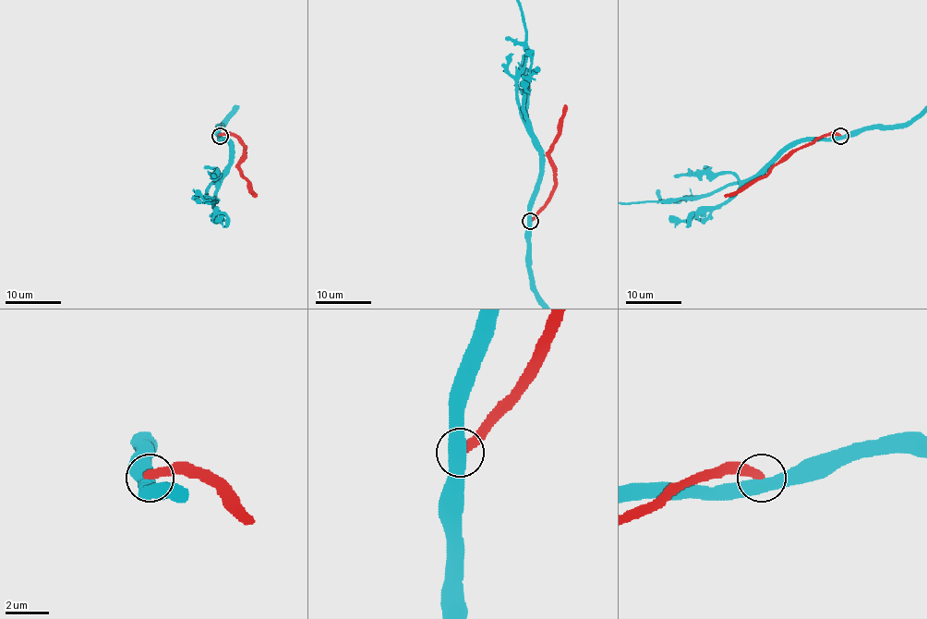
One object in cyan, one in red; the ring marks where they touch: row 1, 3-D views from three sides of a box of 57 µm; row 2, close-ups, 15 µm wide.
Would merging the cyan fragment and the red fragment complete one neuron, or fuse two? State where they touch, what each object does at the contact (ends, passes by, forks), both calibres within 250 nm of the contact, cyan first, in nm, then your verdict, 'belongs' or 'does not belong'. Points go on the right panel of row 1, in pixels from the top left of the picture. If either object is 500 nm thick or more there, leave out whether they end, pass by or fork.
place (840, 136); calibres 650 and 400 nm; does not belong

